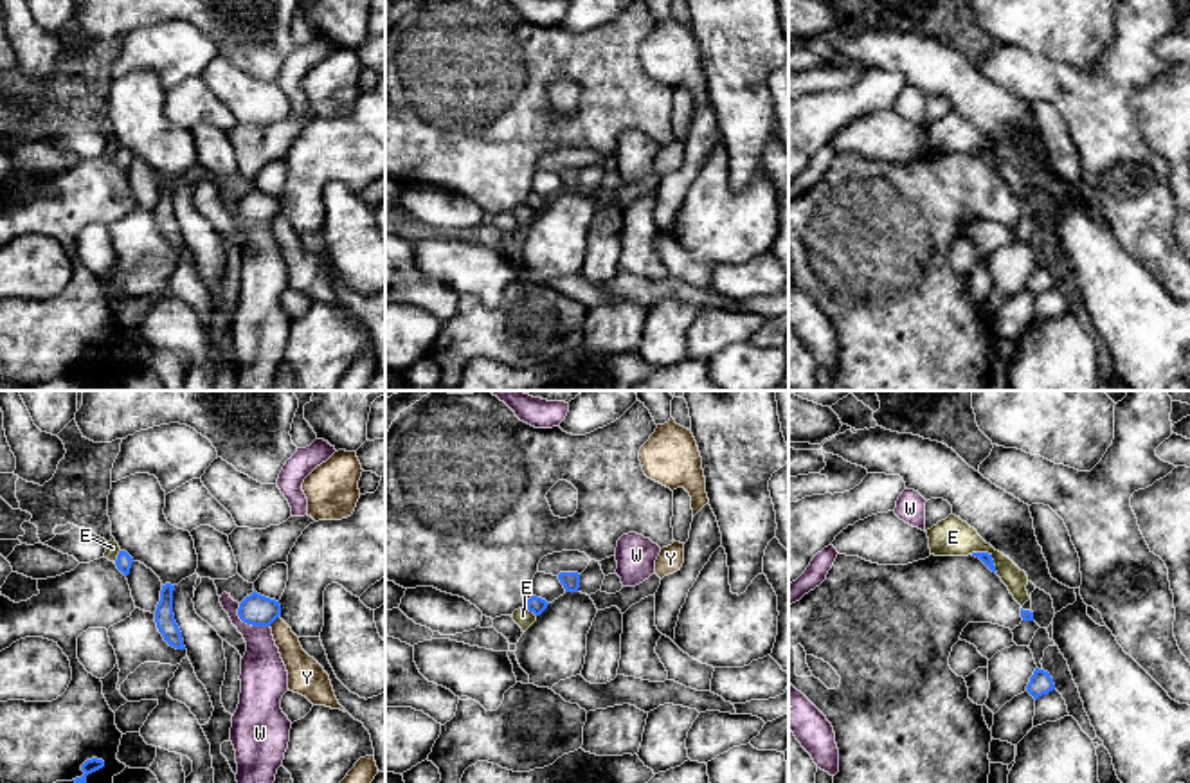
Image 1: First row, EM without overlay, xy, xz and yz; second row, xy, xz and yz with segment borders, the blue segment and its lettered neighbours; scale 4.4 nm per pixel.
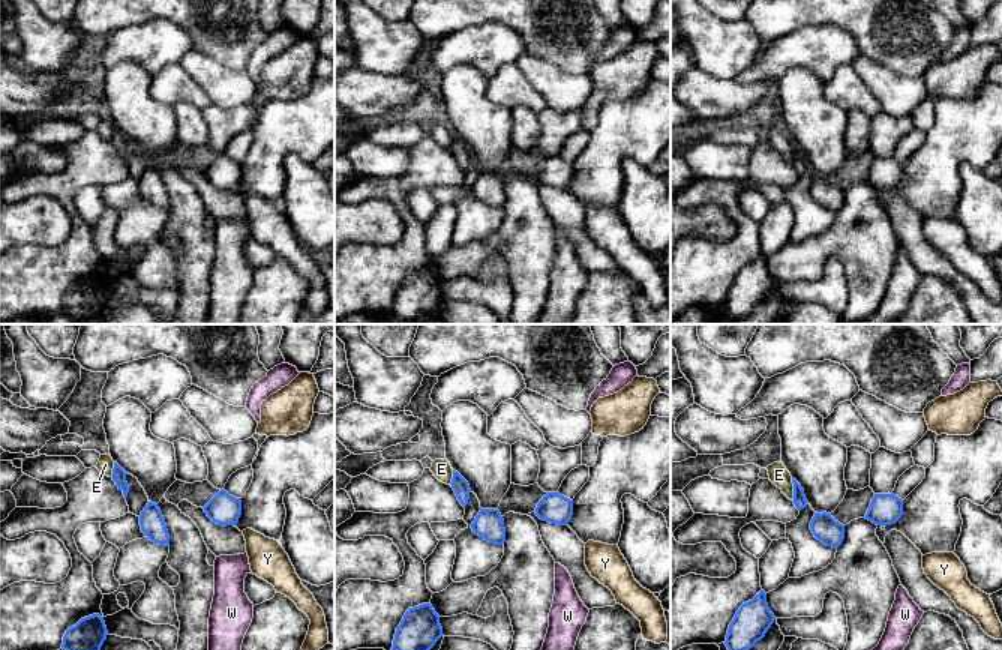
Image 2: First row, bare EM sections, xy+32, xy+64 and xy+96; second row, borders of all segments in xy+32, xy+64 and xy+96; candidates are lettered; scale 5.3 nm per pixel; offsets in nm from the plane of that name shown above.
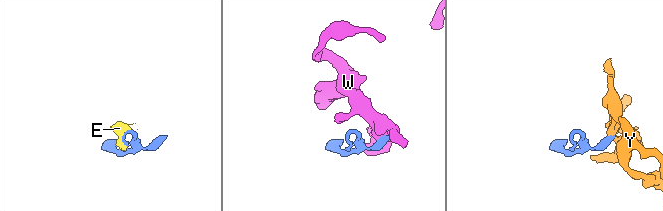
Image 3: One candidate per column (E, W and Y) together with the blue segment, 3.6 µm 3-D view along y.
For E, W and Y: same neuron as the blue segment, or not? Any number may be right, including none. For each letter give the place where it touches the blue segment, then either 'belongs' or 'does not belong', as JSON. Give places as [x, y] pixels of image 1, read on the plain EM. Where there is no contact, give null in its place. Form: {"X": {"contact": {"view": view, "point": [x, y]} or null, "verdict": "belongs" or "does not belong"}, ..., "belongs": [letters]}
{"E": {"contact": {"view": "yz", "point": [989, 152]}, "verdict": "does not belong"}, "W": {"contact": {"view": "xy", "point": [247, 220]}, "verdict": "does not belong"}, "Y": {"contact": {"view": "xy", "point": [272, 218]}, "verdict": "does not belong"}, "belongs": []}

